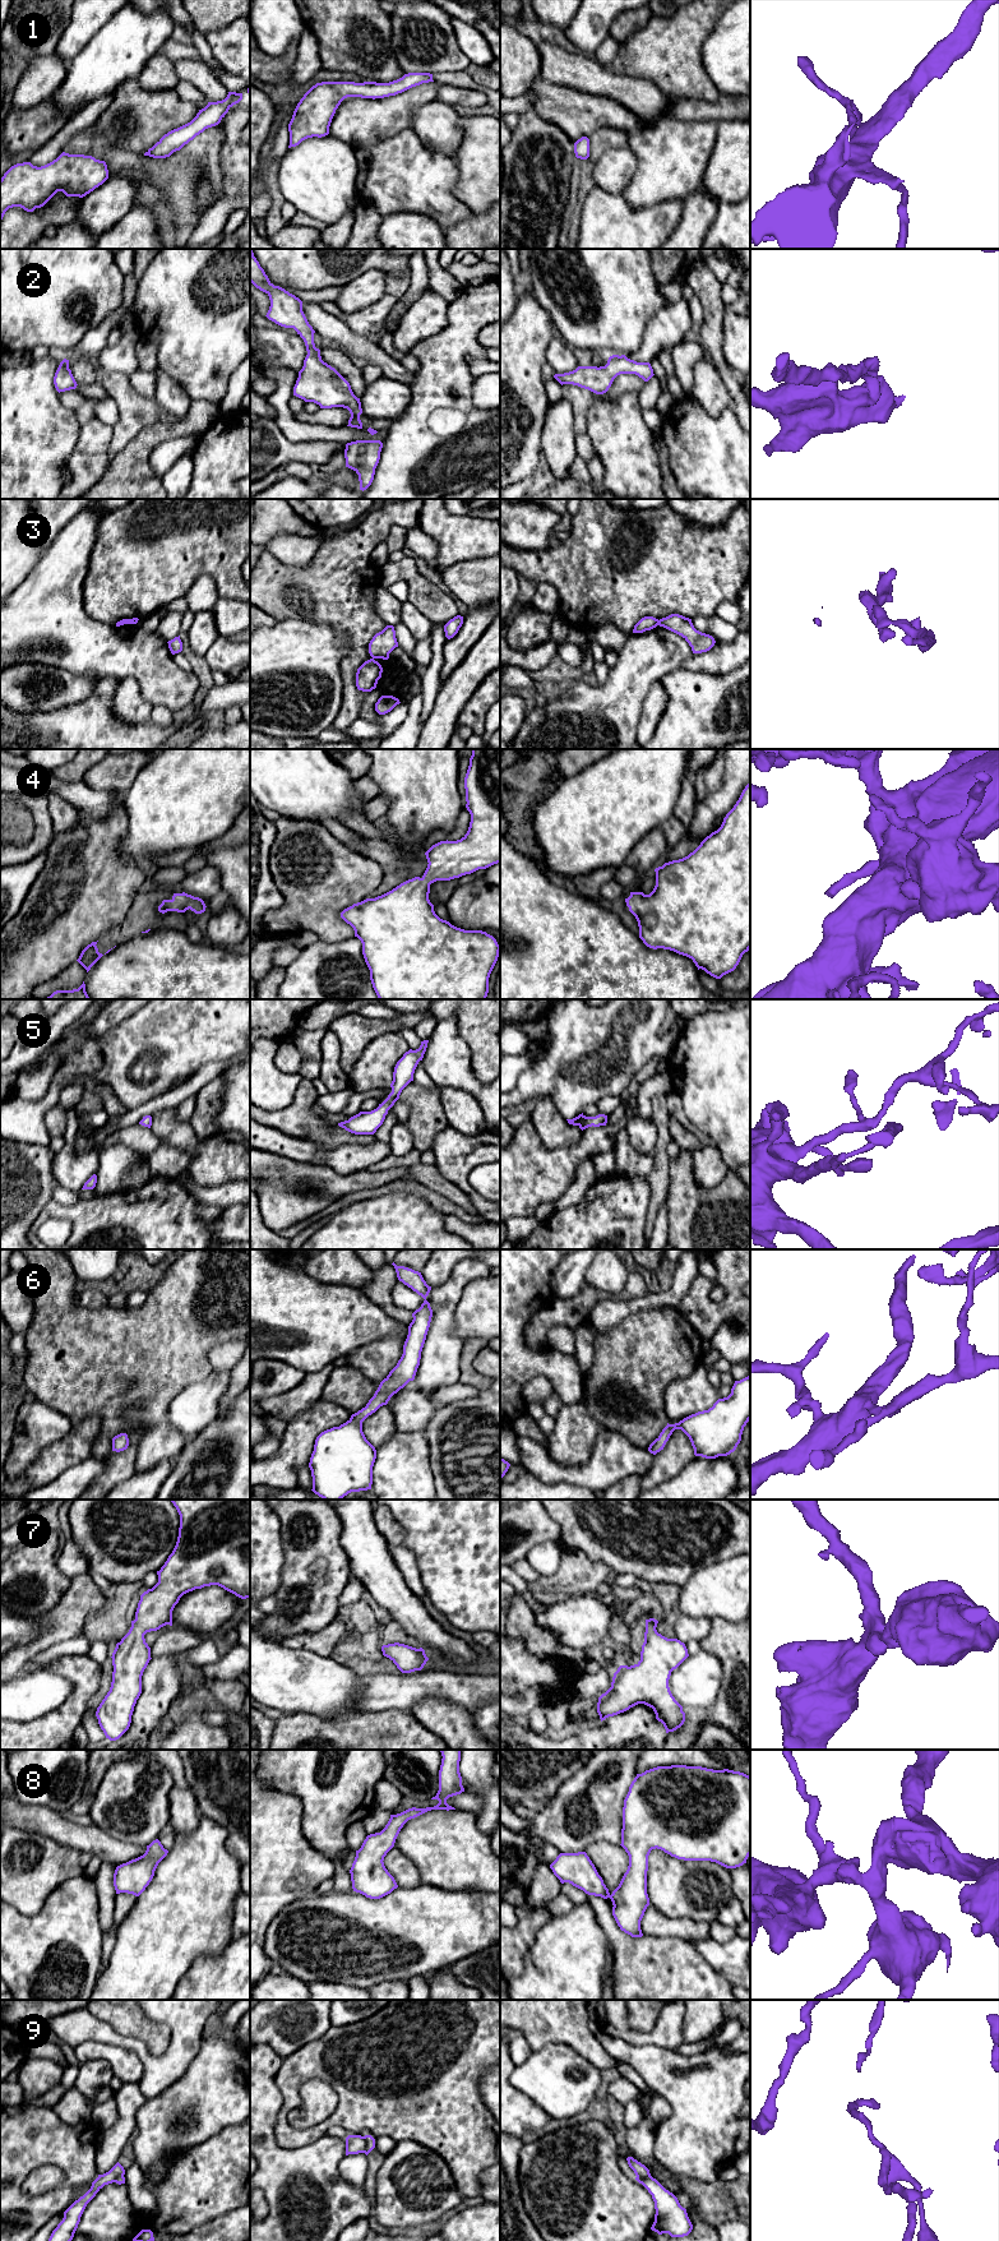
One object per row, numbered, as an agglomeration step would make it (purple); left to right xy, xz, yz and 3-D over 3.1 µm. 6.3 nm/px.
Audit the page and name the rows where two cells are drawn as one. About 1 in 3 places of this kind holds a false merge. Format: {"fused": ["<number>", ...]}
{"fused": ["3", "9"]}

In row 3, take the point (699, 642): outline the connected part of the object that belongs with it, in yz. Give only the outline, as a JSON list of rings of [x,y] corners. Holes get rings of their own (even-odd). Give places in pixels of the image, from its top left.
[[[679,614],[660,619],[658,625],[681,636],[692,647],[693,653],[707,652],[716,643],[712,636],[697,630],[692,619]]]

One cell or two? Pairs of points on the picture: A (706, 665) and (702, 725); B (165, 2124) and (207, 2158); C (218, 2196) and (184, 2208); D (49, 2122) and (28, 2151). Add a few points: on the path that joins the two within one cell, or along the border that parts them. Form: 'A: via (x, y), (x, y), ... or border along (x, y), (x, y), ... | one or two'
A: border along (681, 668), (708, 674), (727, 674), (735, 669) | two
B: border along (218, 2131), (181, 2151), (167, 2163) | two
C: via (209, 2196), (195, 2196), (193, 2199) | one
D: via (42, 2129), (28, 2144) | one

